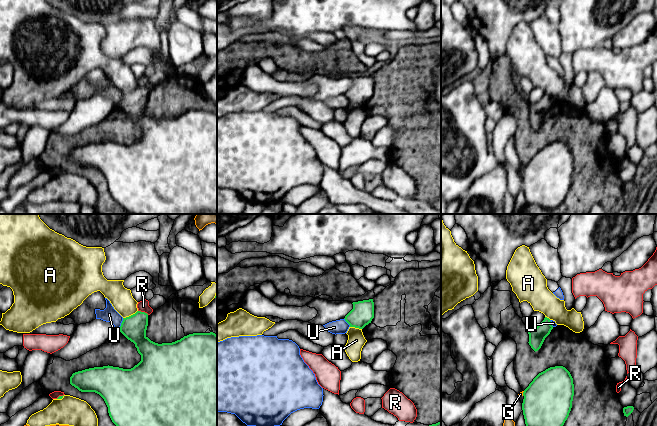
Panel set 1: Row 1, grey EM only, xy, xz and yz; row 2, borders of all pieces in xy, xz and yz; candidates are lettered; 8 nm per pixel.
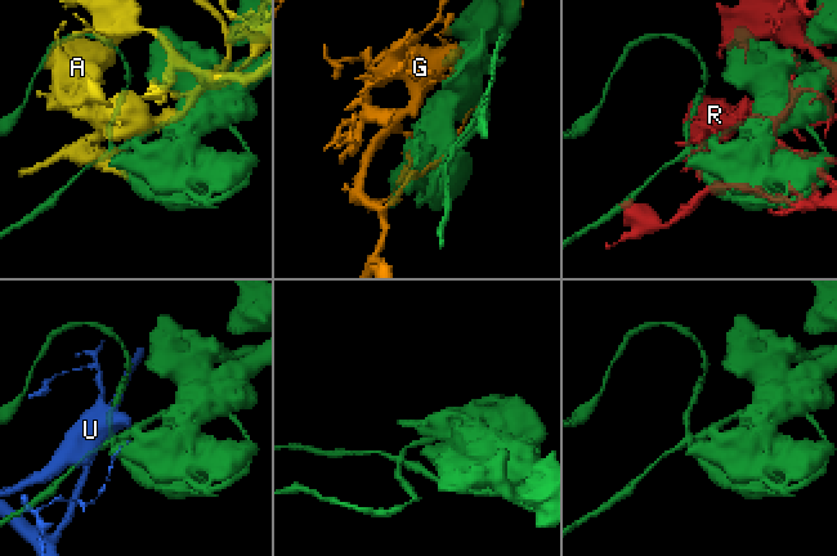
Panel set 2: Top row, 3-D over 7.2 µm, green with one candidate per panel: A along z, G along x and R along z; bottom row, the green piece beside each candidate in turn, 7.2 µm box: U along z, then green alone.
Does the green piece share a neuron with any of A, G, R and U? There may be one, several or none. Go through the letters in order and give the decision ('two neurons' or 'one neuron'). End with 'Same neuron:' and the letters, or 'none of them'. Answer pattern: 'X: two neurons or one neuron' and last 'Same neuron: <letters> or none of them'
A: two neurons
G: two neurons
R: two neurons
U: two neurons
Same neuron: none of them

